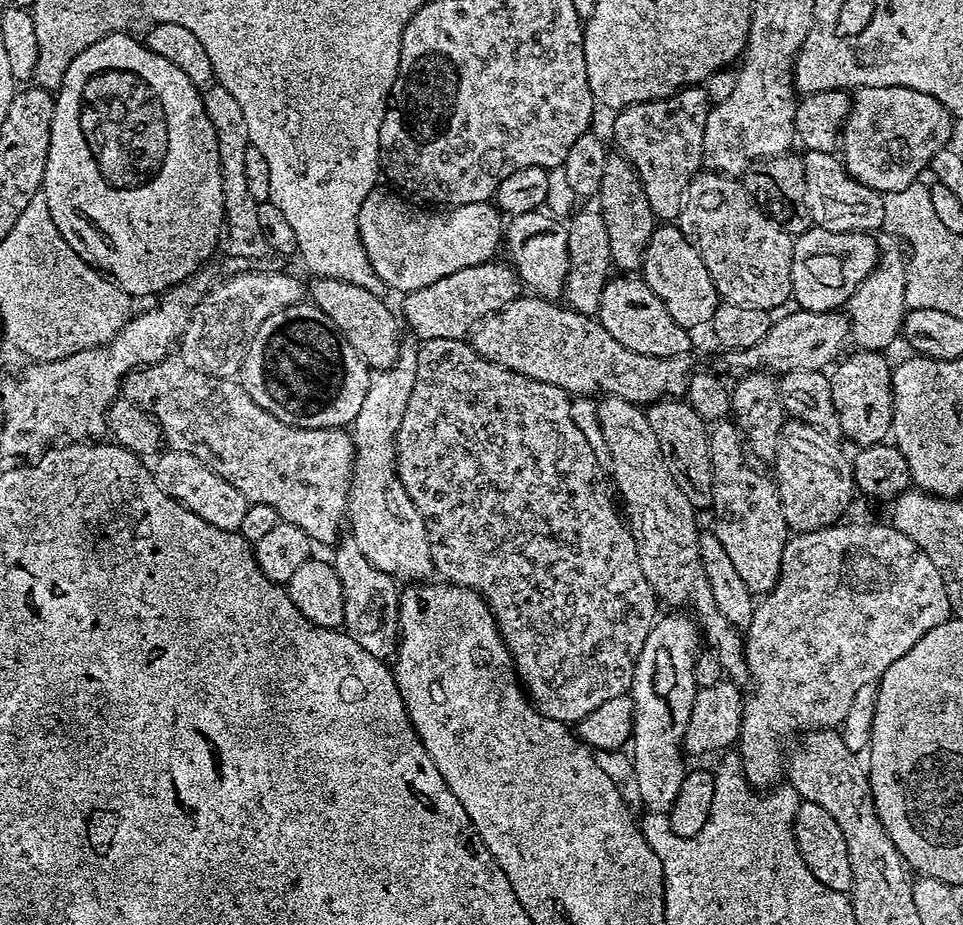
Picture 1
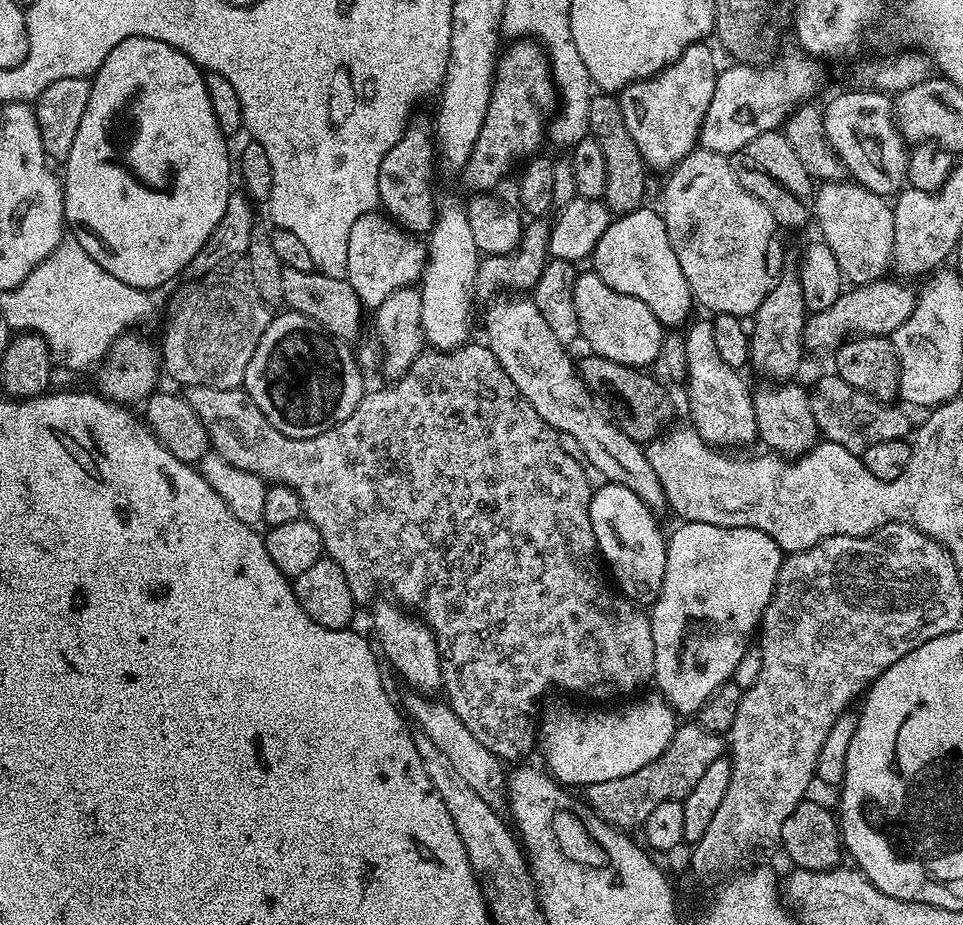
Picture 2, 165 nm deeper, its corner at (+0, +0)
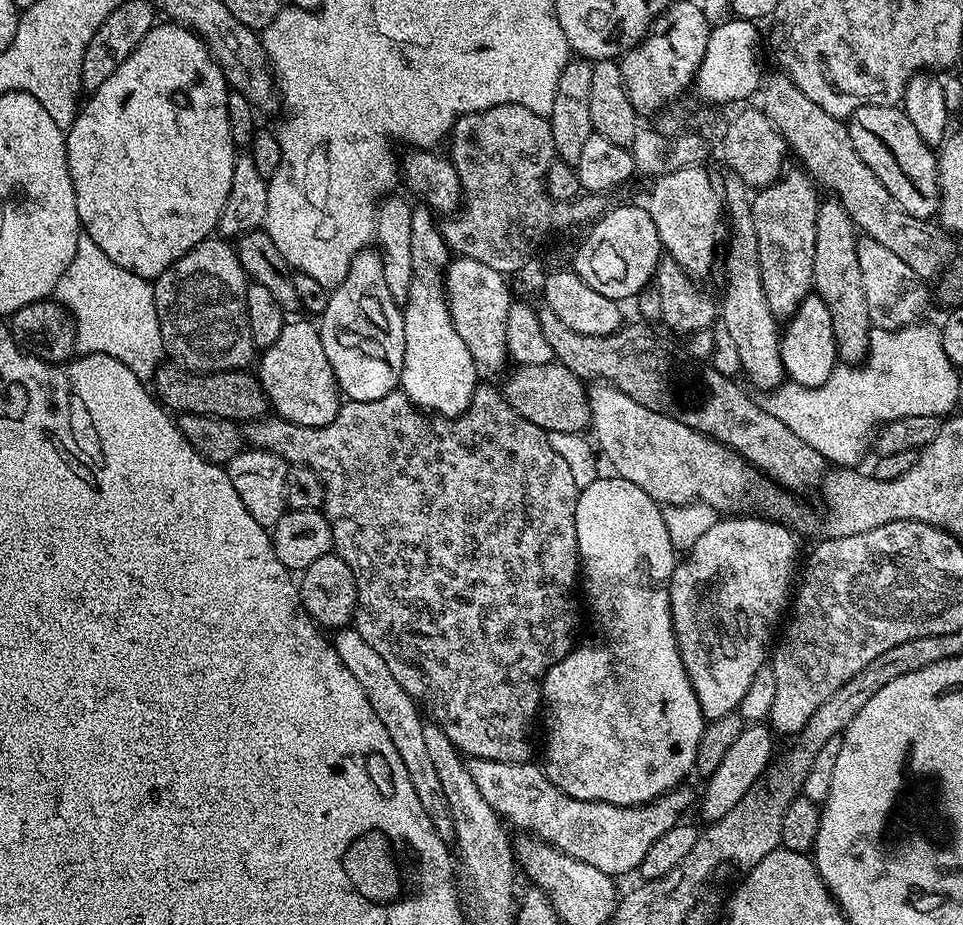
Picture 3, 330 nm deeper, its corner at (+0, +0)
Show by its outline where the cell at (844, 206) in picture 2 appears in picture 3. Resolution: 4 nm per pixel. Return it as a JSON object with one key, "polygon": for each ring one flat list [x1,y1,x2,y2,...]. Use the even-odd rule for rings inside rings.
{"polygon":[[857,239,858,270,862,270,862,290,866,294,866,306,870,310,873,328,885,328,893,332,899,328,907,328,909,324,921,319,920,311,928,304,930,292,925,281,898,258,891,250,886,250,877,240]]}

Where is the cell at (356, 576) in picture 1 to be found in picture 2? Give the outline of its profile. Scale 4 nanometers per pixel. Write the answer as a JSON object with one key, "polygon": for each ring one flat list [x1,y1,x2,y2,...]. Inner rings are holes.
{"polygon":[[417,692,406,694,408,695,404,698,404,704,402,700,403,709,411,721,418,724,416,726,419,731,424,732,426,738,430,738,430,742,434,742,434,746,438,746,438,750,446,754,446,758,450,758,454,770,458,770,458,775,469,784,474,794,478,794,478,798,482,798,482,802,486,802,486,806,497,810,503,809,506,804,506,768,502,761,494,754,490,754,490,750,486,750,486,746,482,746,482,742,478,742,478,738,474,738,474,734,470,734,466,726,462,726,462,722,447,701,436,702,434,701,436,699,426,699]]}

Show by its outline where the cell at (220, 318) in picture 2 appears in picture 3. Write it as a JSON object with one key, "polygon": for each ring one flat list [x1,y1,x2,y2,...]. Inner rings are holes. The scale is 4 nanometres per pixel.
{"polygon":[[227,239,198,242,152,284,164,351,169,361,191,372,238,372,253,363,250,318,246,314,249,279]]}

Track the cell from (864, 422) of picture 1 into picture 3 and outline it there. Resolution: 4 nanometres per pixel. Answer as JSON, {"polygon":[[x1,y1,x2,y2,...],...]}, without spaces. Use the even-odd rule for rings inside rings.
{"polygon":[[827,199,820,200,816,219,812,286,815,295,826,302,830,310,837,357,846,364,859,364,868,354,873,326,870,310,866,306,866,294,862,290,862,270,858,270,858,229,840,200]]}

